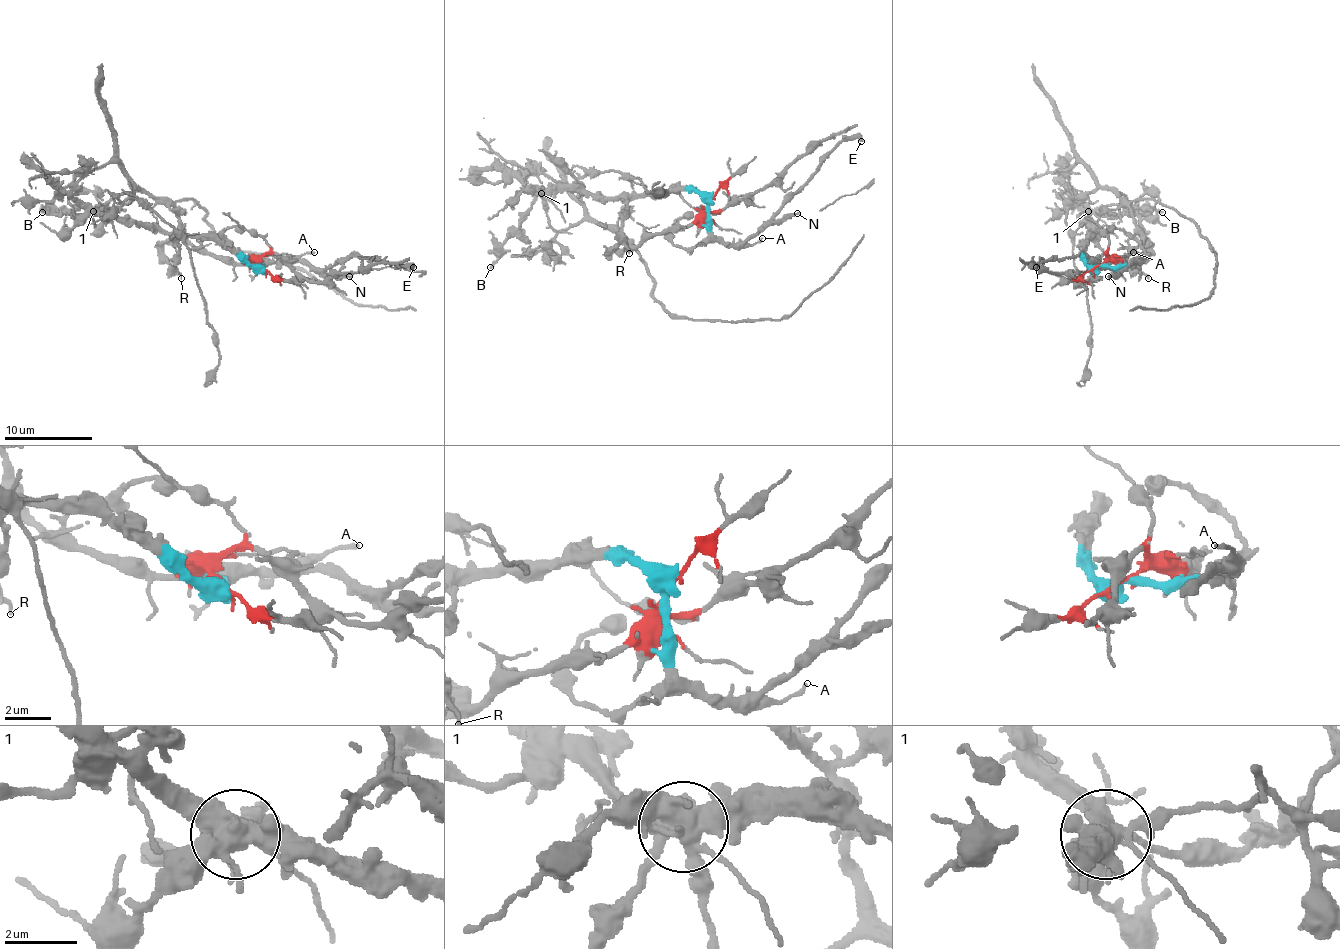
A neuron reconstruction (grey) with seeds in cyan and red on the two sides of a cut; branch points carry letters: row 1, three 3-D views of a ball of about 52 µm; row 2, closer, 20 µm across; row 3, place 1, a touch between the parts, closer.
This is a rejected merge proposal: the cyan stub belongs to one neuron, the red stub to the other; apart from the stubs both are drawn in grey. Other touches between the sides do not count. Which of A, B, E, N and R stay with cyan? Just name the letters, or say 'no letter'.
A, B, E, N, R

